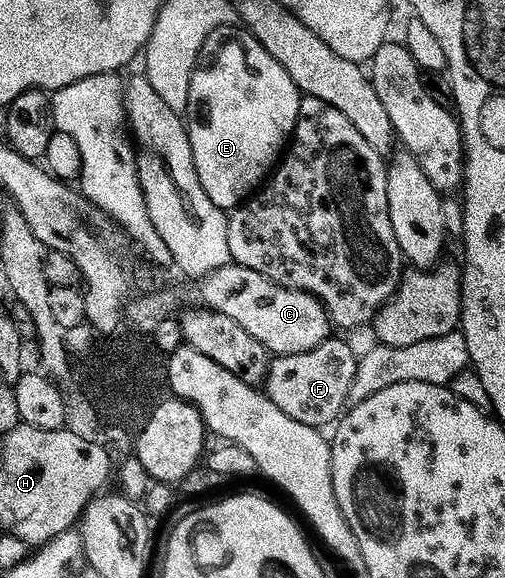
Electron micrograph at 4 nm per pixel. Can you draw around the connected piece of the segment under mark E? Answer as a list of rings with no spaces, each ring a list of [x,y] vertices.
[[[226,26],[207,34],[191,74],[191,90],[187,90],[187,127],[199,186],[207,190],[207,198],[215,206],[226,210],[238,208],[266,183],[292,137],[302,95],[291,74],[244,27]]]

